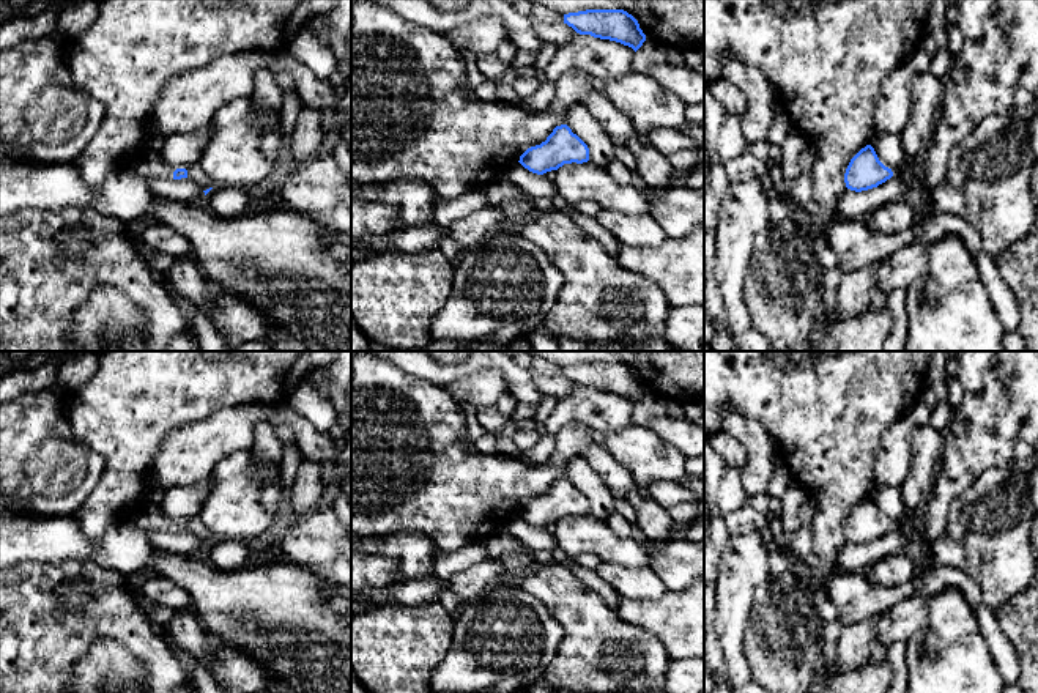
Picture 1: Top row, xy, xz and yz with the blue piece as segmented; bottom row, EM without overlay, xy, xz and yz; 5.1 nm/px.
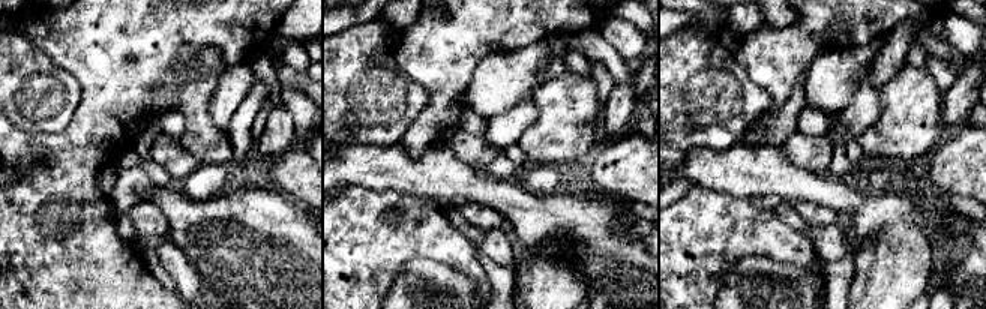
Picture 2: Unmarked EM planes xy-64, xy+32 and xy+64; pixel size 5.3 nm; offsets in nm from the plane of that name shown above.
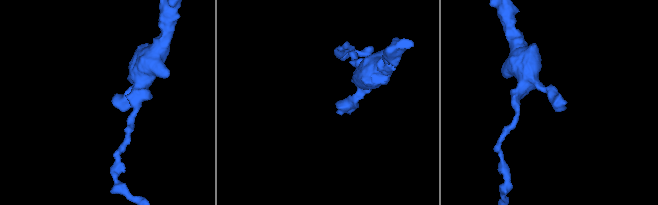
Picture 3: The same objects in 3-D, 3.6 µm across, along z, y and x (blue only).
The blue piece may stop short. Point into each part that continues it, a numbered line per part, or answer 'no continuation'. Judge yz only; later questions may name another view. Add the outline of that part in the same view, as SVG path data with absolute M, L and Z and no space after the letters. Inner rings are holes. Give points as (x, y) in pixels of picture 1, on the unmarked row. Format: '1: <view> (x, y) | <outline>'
1: yz (908, 526) | M904 513L892 524L893 528L901 529L907 540L910 540L914 534L920 531L920 518L907 520Z

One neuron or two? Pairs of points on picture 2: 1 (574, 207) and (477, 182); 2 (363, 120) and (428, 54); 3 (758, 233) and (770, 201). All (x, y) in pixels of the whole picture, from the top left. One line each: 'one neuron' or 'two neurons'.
1: one neuron
2: two neurons
3: two neurons

